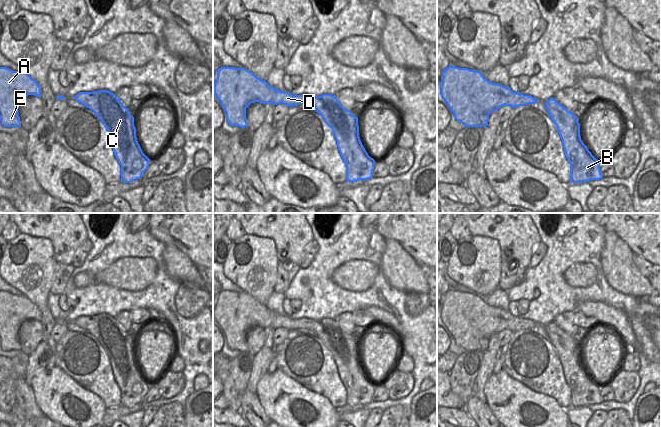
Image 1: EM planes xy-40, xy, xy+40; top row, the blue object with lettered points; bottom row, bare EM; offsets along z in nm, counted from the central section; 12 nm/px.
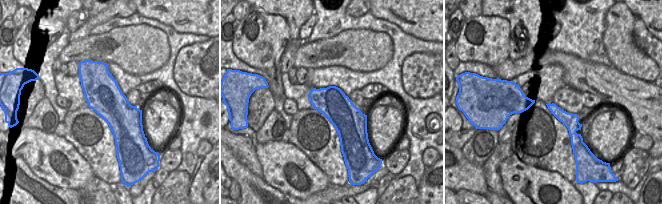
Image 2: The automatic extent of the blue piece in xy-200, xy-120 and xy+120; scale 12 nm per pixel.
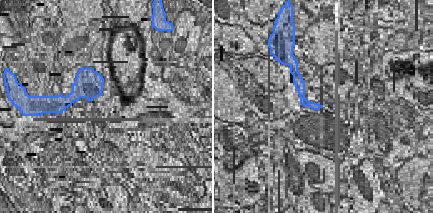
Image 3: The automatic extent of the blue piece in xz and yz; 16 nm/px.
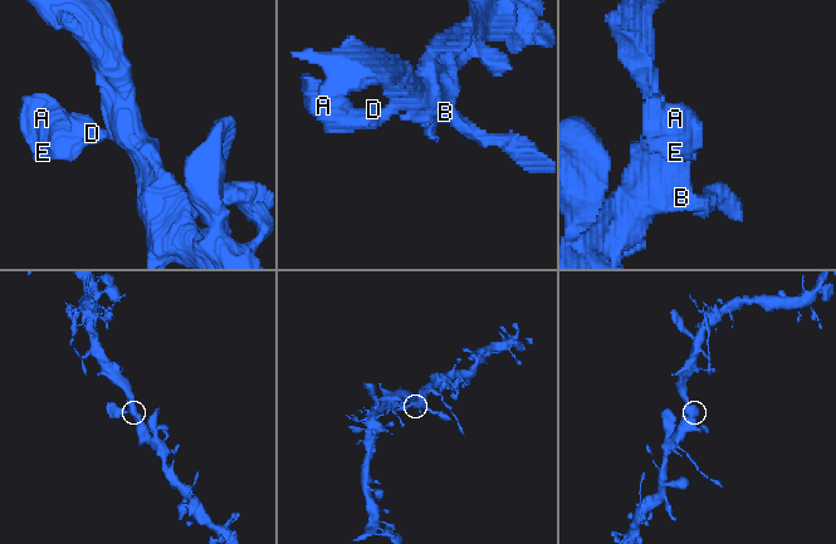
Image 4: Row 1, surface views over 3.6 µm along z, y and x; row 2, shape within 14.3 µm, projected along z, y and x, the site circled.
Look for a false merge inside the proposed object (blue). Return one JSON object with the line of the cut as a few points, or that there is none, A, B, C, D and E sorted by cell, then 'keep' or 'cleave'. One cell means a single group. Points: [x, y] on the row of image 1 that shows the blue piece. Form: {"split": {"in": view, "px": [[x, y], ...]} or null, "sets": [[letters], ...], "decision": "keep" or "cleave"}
{"split": null, "sets": [["A", "B", "C", "D", "E"]], "decision": "keep"}

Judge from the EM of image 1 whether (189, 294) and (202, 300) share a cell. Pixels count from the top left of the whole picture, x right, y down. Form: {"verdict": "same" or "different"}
{"verdict": "same"}

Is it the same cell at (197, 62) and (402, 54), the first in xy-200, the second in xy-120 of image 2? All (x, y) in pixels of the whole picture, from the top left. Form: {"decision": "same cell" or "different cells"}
{"decision": "different cells"}

